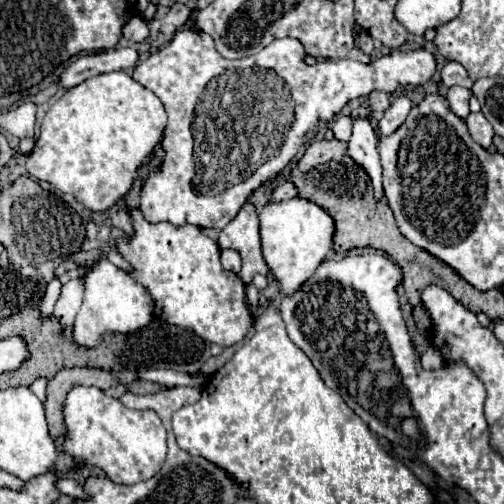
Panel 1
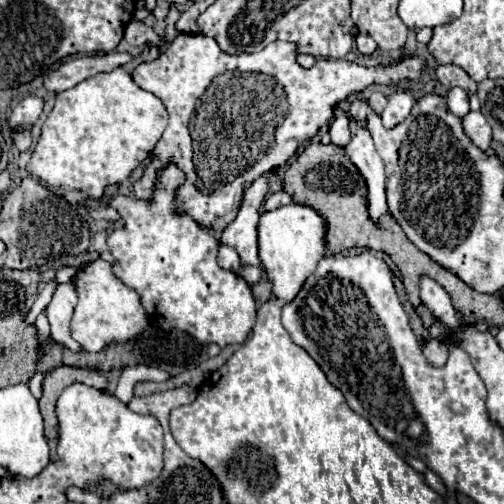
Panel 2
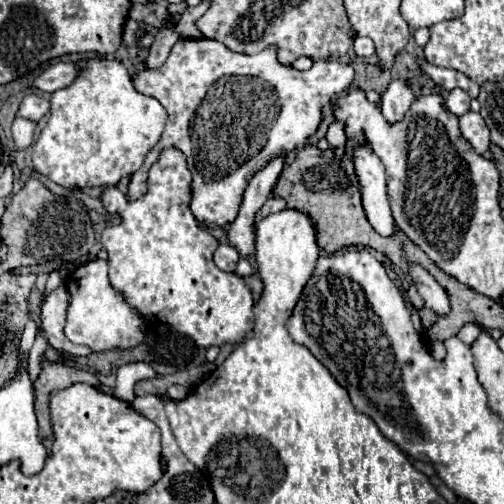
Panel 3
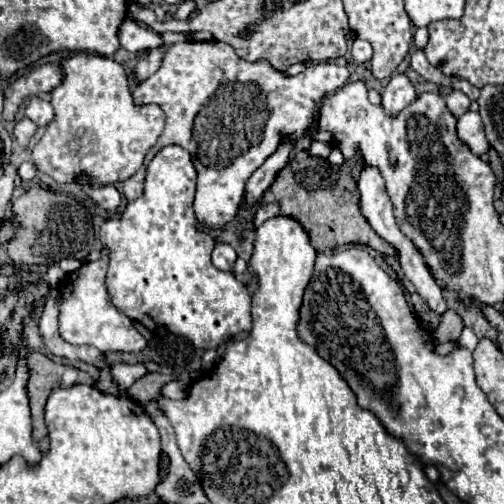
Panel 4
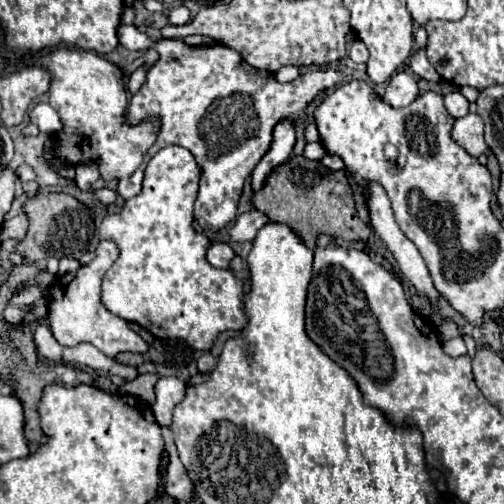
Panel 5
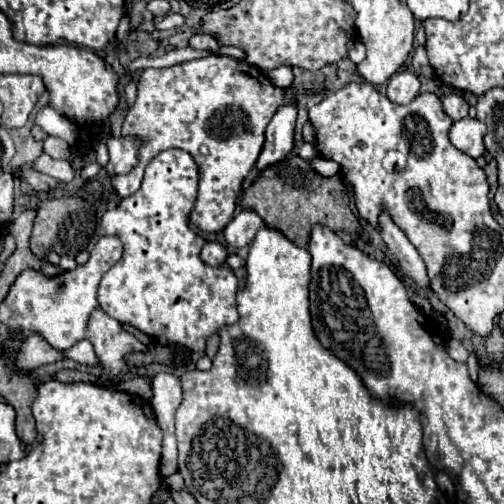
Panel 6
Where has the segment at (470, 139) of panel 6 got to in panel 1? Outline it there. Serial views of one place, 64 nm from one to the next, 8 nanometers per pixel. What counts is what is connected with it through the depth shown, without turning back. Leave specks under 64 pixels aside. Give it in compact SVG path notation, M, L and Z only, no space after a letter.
M470 112L464 122L466 122L466 126L468 126L470 136L472 136L482 148L490 148L492 138L494 138L494 132L492 132L490 122L484 118L484 114L482 114L482 112Z

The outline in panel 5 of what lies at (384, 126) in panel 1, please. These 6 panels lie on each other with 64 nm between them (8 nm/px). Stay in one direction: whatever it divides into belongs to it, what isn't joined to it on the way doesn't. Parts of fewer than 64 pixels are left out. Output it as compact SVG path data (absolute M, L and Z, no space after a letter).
M396 72L388 82L384 100L394 108L404 108L412 104L416 96L418 96L416 78L410 72Z

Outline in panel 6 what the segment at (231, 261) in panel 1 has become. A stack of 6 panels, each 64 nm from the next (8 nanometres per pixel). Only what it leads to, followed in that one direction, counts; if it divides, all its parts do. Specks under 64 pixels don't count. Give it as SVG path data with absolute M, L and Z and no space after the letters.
M206 242L204 248L202 248L202 252L200 252L200 258L202 258L202 262L206 262L210 266L220 266L220 264L226 262L228 252L218 242Z

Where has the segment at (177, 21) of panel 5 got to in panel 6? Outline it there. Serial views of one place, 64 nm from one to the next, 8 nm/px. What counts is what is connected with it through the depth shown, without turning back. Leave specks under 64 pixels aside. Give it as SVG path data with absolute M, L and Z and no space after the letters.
M168 14L160 20L156 20L156 30L174 30L184 22L184 18L180 14Z

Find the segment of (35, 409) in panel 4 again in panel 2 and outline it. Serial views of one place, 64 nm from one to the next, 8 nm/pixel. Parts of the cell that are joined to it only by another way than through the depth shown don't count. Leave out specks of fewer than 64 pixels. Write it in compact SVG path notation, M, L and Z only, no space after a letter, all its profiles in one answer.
M60 366L60 368L54 368L52 372L46 372L44 384L42 384L42 398L40 398L38 404L40 404L40 412L44 416L44 436L48 440L56 438L54 436L54 424L58 422L56 414L54 414L56 398L66 386L70 386L74 382L84 382L84 384L100 388L100 390L106 388L106 378L100 372L96 372L96 370Z

